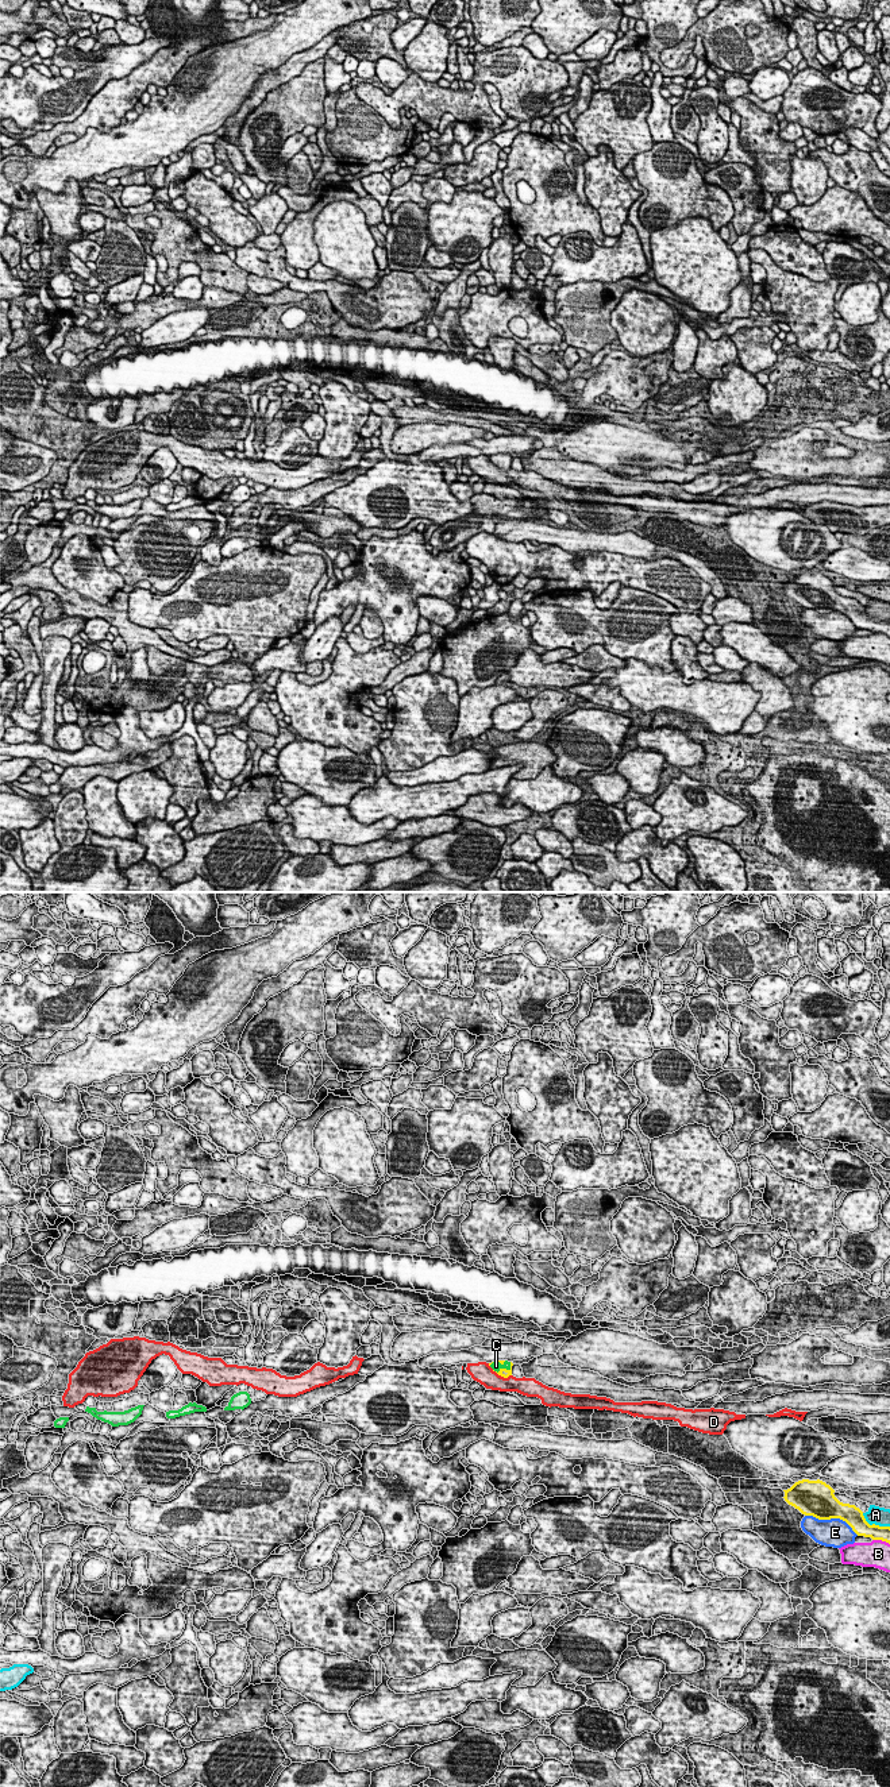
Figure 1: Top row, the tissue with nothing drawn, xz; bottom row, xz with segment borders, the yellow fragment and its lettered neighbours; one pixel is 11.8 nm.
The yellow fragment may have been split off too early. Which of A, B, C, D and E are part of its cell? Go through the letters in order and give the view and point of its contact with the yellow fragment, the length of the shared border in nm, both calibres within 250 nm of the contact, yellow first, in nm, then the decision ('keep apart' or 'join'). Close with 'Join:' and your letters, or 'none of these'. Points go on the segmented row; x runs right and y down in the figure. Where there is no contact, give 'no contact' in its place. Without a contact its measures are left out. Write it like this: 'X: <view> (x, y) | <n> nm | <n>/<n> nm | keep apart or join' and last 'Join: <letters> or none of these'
A: xz (874, 1524) | 380 nm | 220/220 nm | keep apart
B: xz (881, 1539) | 220 nm | 180/320 nm | keep apart
C: xz (504, 1369) | 240 nm | 100/120 nm | join
D: xz (501, 1376) | 240 nm | 100/240 nm | keep apart
E: xz (832, 1517) | 700 nm | 380/340 nm | keep apart
Join: C

